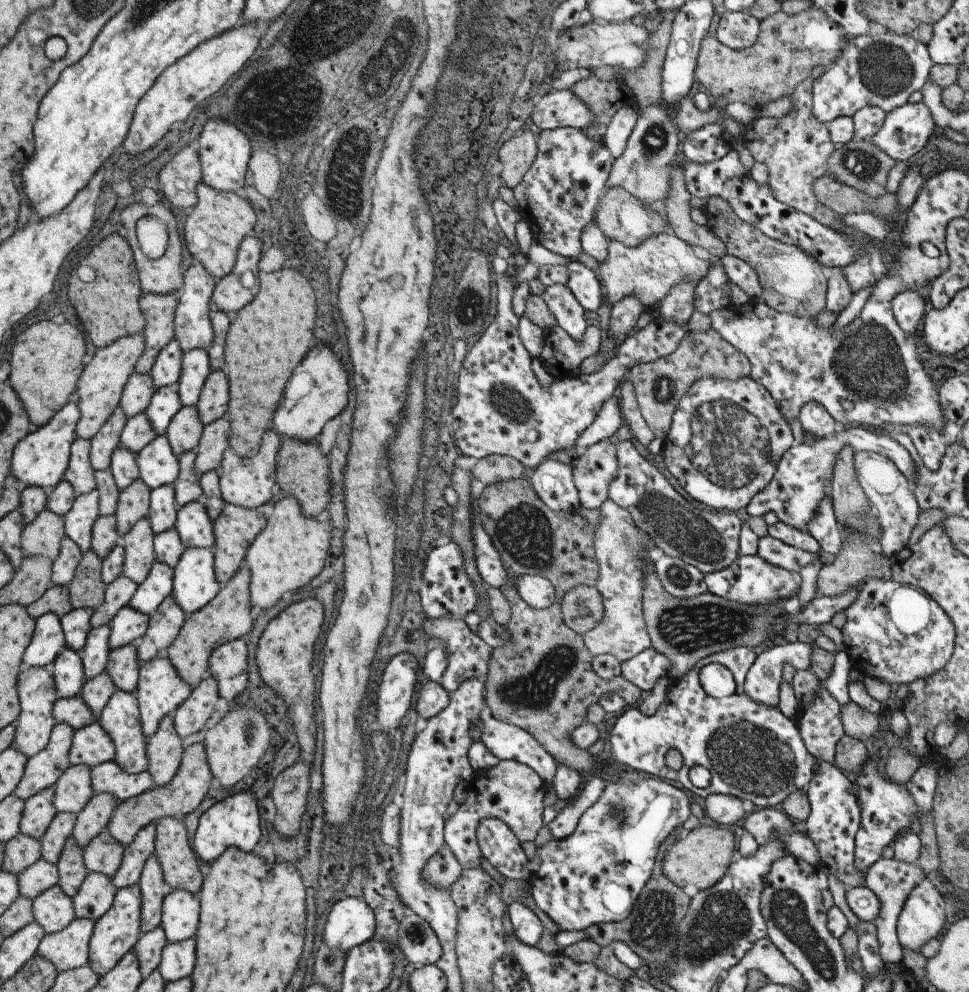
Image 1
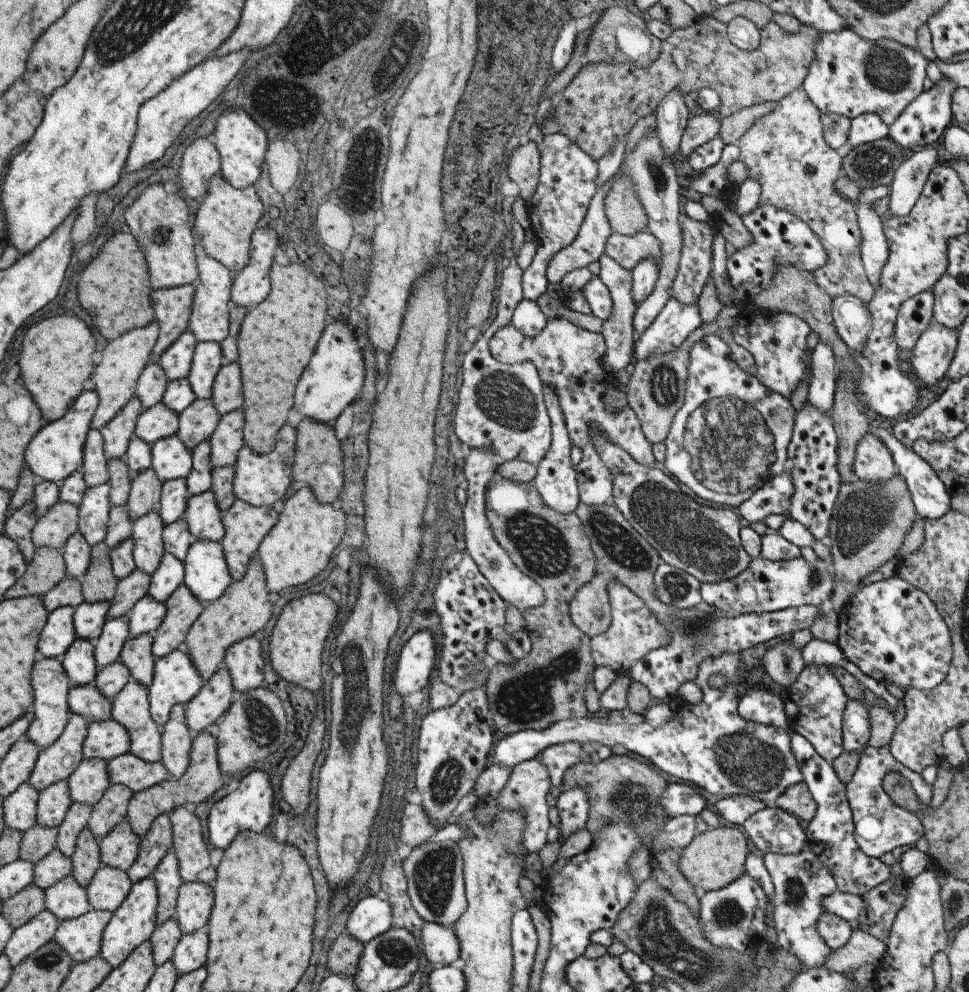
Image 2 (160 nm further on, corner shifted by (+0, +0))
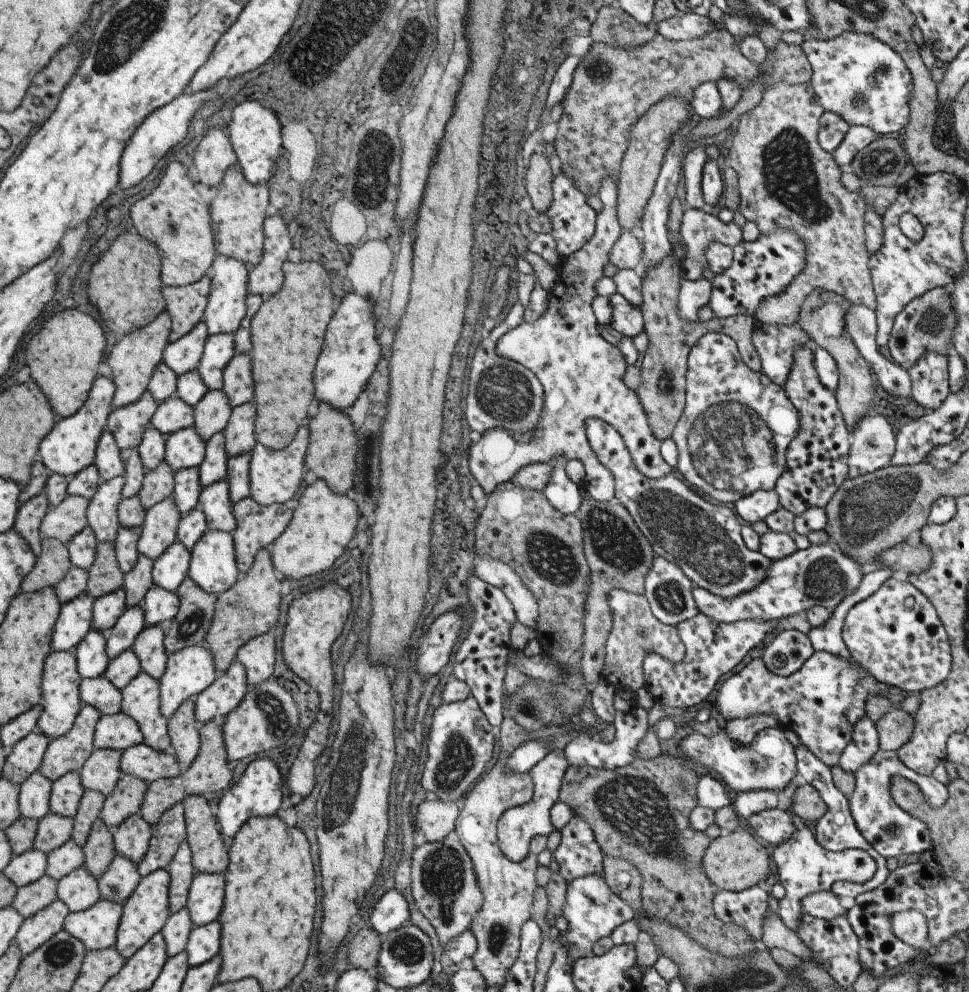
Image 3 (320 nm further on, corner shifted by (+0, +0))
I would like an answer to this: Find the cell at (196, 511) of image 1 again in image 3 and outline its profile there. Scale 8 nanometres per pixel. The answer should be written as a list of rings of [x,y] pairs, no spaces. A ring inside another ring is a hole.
[[[226,480],[201,488],[197,506],[203,511],[207,530],[232,533],[235,528],[232,505]]]

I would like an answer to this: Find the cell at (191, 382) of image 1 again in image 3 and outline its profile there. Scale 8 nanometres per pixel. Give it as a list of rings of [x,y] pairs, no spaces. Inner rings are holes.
[[[234,333],[209,334],[195,369],[209,389],[222,388],[222,372],[234,352]]]

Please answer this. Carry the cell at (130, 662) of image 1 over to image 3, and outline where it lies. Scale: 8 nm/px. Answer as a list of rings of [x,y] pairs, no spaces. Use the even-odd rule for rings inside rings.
[[[147,625],[134,638],[131,650],[139,659],[140,670],[159,682],[166,669],[168,654],[164,649],[164,626]]]

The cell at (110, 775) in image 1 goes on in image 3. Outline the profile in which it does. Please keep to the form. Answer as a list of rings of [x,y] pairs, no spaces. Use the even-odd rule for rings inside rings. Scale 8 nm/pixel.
[[[139,743],[122,751],[119,768],[122,774],[140,778],[146,784],[176,777],[183,770],[175,755],[153,750],[147,743]]]

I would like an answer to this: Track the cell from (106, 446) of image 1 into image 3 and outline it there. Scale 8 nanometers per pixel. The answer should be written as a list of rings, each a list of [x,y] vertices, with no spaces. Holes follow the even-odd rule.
[[[146,390],[135,402],[112,408],[105,428],[112,432],[120,450],[138,446],[157,405],[151,393]]]

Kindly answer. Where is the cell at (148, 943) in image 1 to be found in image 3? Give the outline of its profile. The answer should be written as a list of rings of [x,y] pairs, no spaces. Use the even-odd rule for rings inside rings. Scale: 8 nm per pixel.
[[[185,907],[169,914],[160,930],[166,944],[166,955],[168,957],[184,950],[189,931],[193,926],[194,924],[191,922],[188,910]]]

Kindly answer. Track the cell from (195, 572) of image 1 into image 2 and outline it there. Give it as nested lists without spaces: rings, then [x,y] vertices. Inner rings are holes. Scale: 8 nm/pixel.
[[[196,539],[184,556],[182,583],[203,604],[219,598],[232,581],[220,542]]]

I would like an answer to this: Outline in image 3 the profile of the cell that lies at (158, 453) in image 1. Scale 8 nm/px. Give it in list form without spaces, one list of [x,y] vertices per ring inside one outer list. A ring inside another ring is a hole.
[[[191,427],[172,432],[166,436],[164,461],[175,472],[189,467],[198,467],[204,457],[206,442]]]

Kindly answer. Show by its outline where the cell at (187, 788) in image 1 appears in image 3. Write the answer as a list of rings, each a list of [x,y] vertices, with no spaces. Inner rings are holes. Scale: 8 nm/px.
[[[213,721],[199,724],[200,745],[198,753],[191,761],[191,764],[182,770],[176,777],[168,779],[157,779],[150,782],[146,788],[144,799],[140,804],[139,814],[145,822],[153,826],[159,817],[169,807],[172,807],[176,802],[183,800],[189,795],[209,794],[209,792],[217,792],[221,788],[229,786],[231,782],[231,772],[226,768],[226,750],[222,739],[222,728],[217,726]]]

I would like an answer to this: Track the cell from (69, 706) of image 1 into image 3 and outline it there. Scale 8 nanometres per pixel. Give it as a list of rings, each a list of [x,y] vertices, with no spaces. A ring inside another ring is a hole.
[[[103,674],[95,678],[81,677],[79,681],[81,705],[93,705],[101,715],[114,715],[120,710],[120,690]]]

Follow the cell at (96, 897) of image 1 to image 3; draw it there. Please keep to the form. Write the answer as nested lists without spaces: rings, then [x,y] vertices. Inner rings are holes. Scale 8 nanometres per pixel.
[[[115,855],[107,870],[97,879],[100,898],[123,904],[140,878],[137,864],[127,857]]]

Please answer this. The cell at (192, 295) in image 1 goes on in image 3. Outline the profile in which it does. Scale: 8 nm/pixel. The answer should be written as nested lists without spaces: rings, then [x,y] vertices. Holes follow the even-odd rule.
[[[215,255],[212,266],[208,272],[210,278],[210,291],[204,308],[203,322],[206,324],[208,334],[234,333],[246,313],[246,296],[249,294],[247,275],[249,267],[241,261],[225,255]]]

